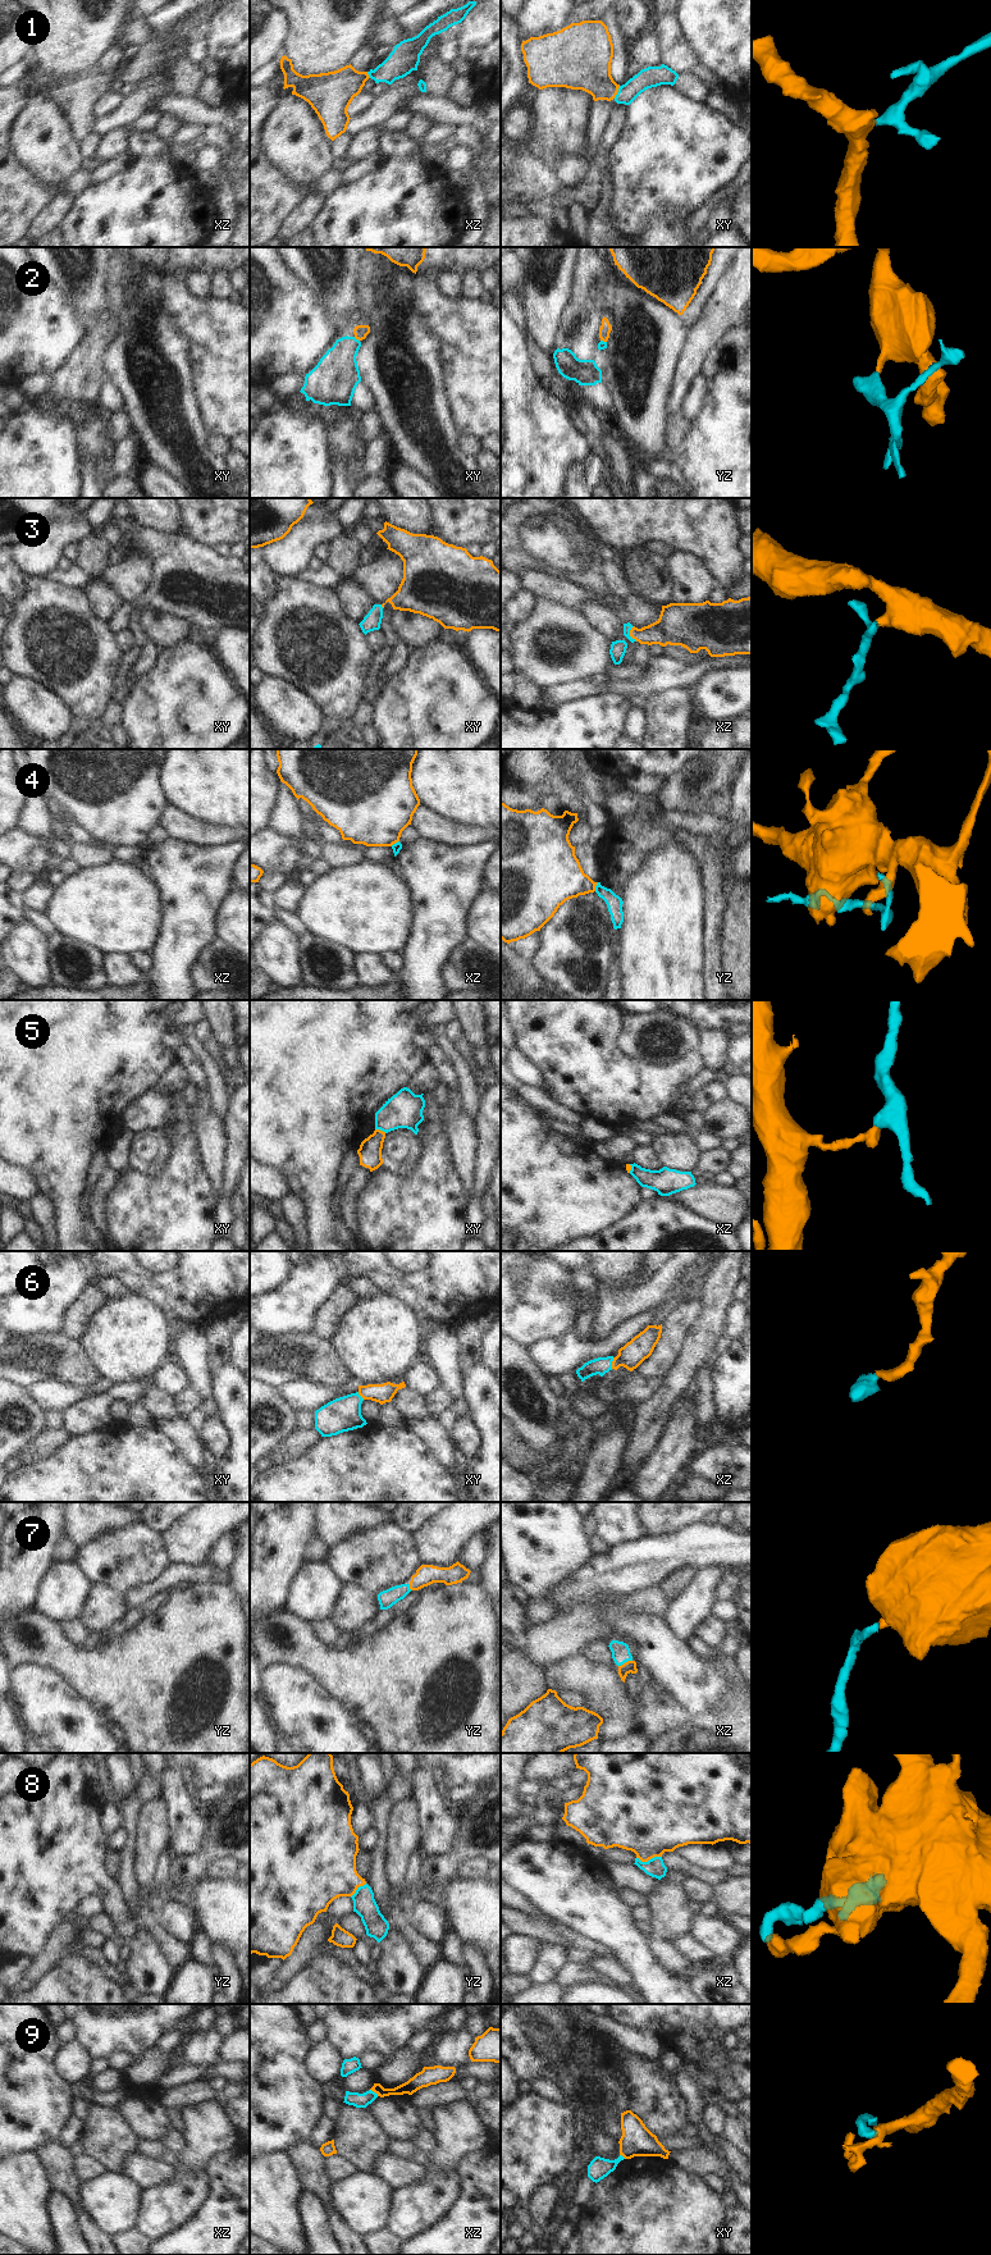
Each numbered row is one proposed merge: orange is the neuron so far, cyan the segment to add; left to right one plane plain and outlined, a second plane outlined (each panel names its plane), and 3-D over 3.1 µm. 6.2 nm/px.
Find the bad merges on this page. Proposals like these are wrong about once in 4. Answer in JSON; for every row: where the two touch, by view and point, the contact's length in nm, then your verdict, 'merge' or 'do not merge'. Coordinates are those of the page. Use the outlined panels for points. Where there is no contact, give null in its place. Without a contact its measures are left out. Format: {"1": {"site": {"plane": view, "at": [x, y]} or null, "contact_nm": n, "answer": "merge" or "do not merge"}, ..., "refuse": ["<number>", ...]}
{"1": {"site": {"plane": "xy", "at": [617, 91]}, "contact_nm": 90, "answer": "merge"}, "2": {"site": {"plane": "xy", "at": [356, 338]}, "contact_nm": 50, "answer": "merge"}, "3": {"site": {"plane": "xz", "at": [630, 634]}, "contact_nm": 100, "answer": "merge"}, "4": {"site": {"plane": "yz", "at": [596, 885]}, "contact_nm": 60, "answer": "do not merge"}, "5": {"site": {"plane": "xy", "at": [379, 1130]}, "contact_nm": 80, "answer": "do not merge"}, "6": {"site": {"plane": "xz", "at": [612, 1363]}, "contact_nm": 70, "answer": "merge"}, "7": {"site": {"plane": "xz", "at": [625, 1662]}, "contact_nm": 100, "answer": "merge"}, "8": {"site": {"plane": "xz", "at": [648, 1859]}, "contact_nm": 160, "answer": "merge"}, "9": {"site": {"plane": "xz", "at": [374, 2091]}, "contact_nm": 70, "answer": "merge"}, "refuse": ["4", "5"]}

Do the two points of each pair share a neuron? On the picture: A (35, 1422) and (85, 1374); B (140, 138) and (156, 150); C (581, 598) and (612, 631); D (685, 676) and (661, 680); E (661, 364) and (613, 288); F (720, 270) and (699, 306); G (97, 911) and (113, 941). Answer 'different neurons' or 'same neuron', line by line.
A: different neurons
B: same neuron
C: different neurons
D: same neuron
E: same neuron
F: same neuron
G: same neuron

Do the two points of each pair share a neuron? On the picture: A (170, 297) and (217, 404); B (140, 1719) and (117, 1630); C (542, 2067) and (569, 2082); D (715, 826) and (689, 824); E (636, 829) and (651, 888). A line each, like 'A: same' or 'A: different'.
A: same
B: different
C: different
D: same
E: different

